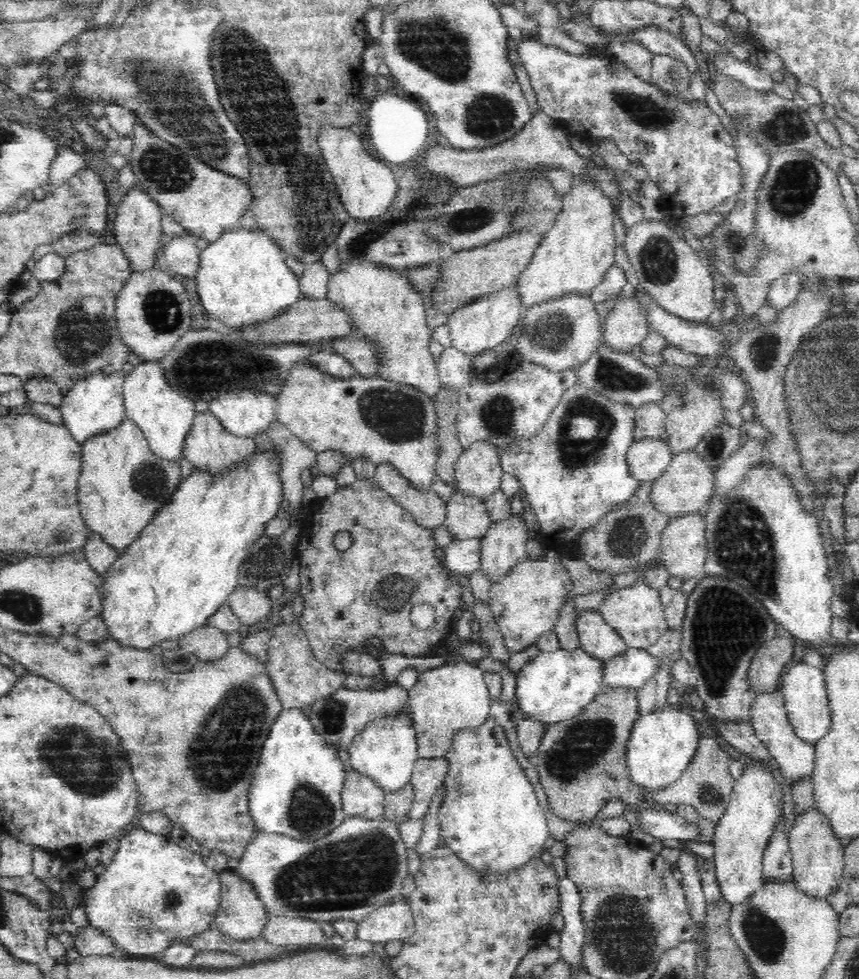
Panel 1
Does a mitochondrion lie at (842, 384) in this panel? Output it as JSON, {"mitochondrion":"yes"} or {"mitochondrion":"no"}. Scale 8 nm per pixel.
{"mitochondrion":"yes"}

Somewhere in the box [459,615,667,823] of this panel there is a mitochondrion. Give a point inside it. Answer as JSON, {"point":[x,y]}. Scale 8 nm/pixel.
{"point":[578,748]}

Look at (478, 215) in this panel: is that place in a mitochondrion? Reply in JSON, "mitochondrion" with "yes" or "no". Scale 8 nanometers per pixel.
{"mitochondrion":"yes"}

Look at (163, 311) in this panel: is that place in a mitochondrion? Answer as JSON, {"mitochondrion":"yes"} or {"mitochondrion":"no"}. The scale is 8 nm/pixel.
{"mitochondrion":"yes"}

